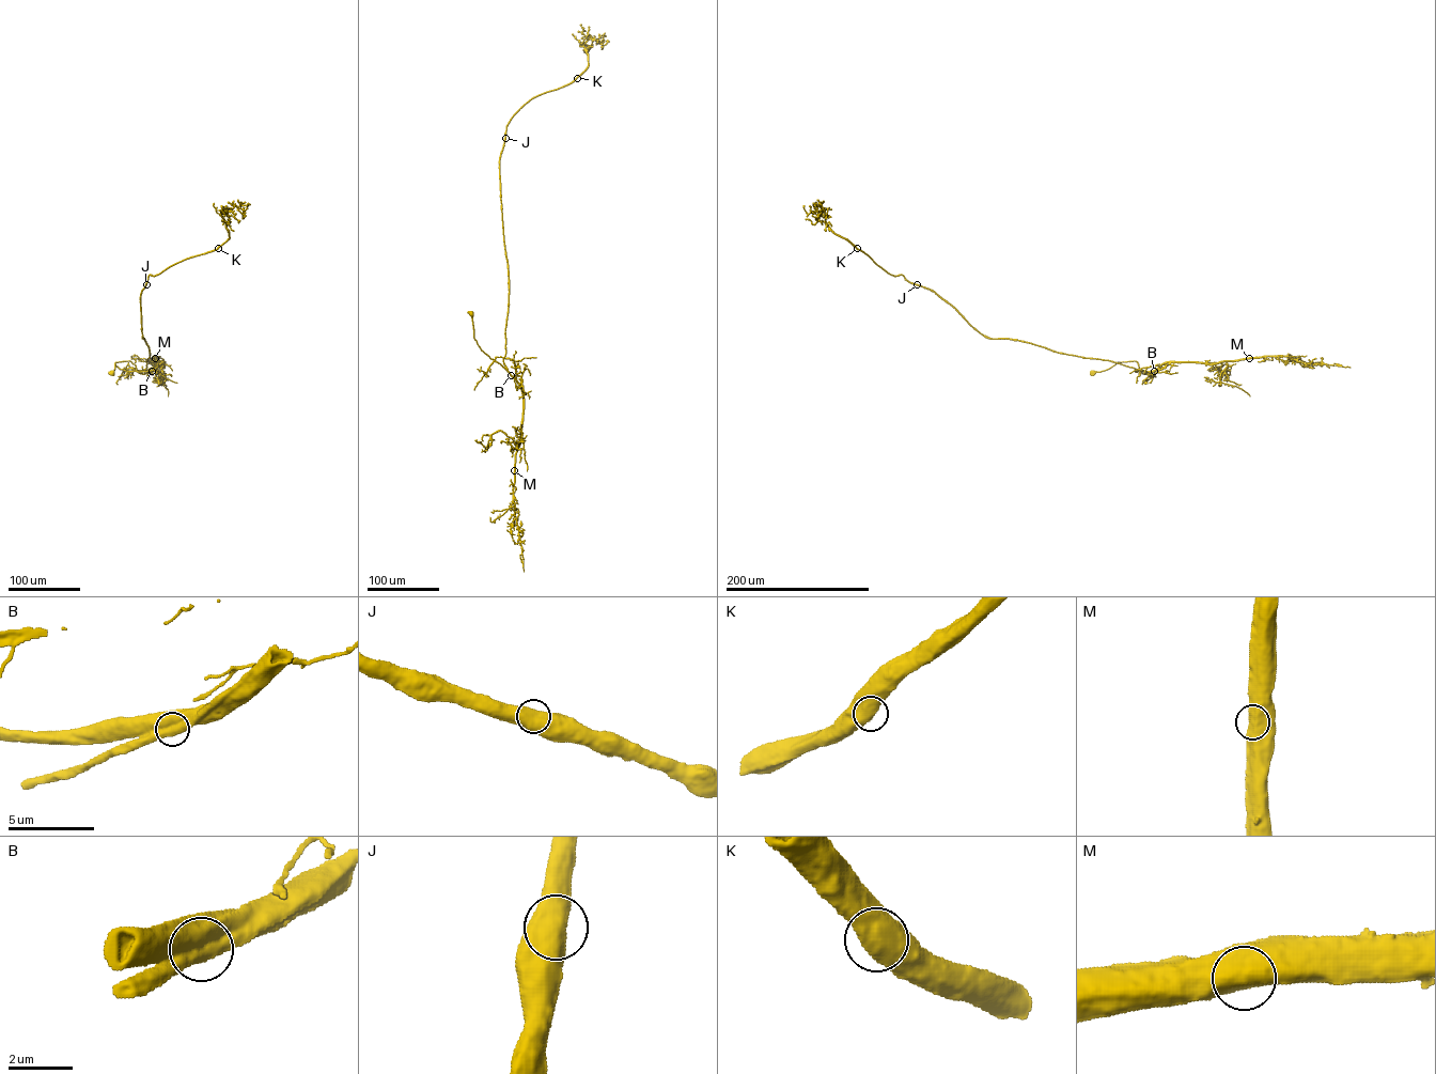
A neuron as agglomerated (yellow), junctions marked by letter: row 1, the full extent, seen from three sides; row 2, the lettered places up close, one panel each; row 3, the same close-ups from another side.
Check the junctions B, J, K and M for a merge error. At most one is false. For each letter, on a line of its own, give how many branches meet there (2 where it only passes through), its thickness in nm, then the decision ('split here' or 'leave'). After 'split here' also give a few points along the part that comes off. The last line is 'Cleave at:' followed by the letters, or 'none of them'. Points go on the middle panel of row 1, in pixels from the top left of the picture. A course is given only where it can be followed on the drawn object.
B: 1 branches meet; 950 nm thick; leave
J: 1 branches meet; 800 nm thick; leave
K: 1 branches meet; 800 nm thick; leave
M: 1 branches meet; 900 nm thick; leave
Cleave at: none of them

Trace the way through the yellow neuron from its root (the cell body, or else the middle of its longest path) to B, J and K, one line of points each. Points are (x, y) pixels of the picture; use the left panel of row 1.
B: (111, 374), (115, 362), (125, 361), (134, 363), (140, 373), (152, 371)
J: (111, 374), (115, 362), (125, 361), (140, 373), (150, 372), (144, 369), (150, 352), (140, 305), (146, 284)
K: (111, 374), (115, 362), (125, 361), (150, 372), (140, 305), (147, 277), (218, 248)

